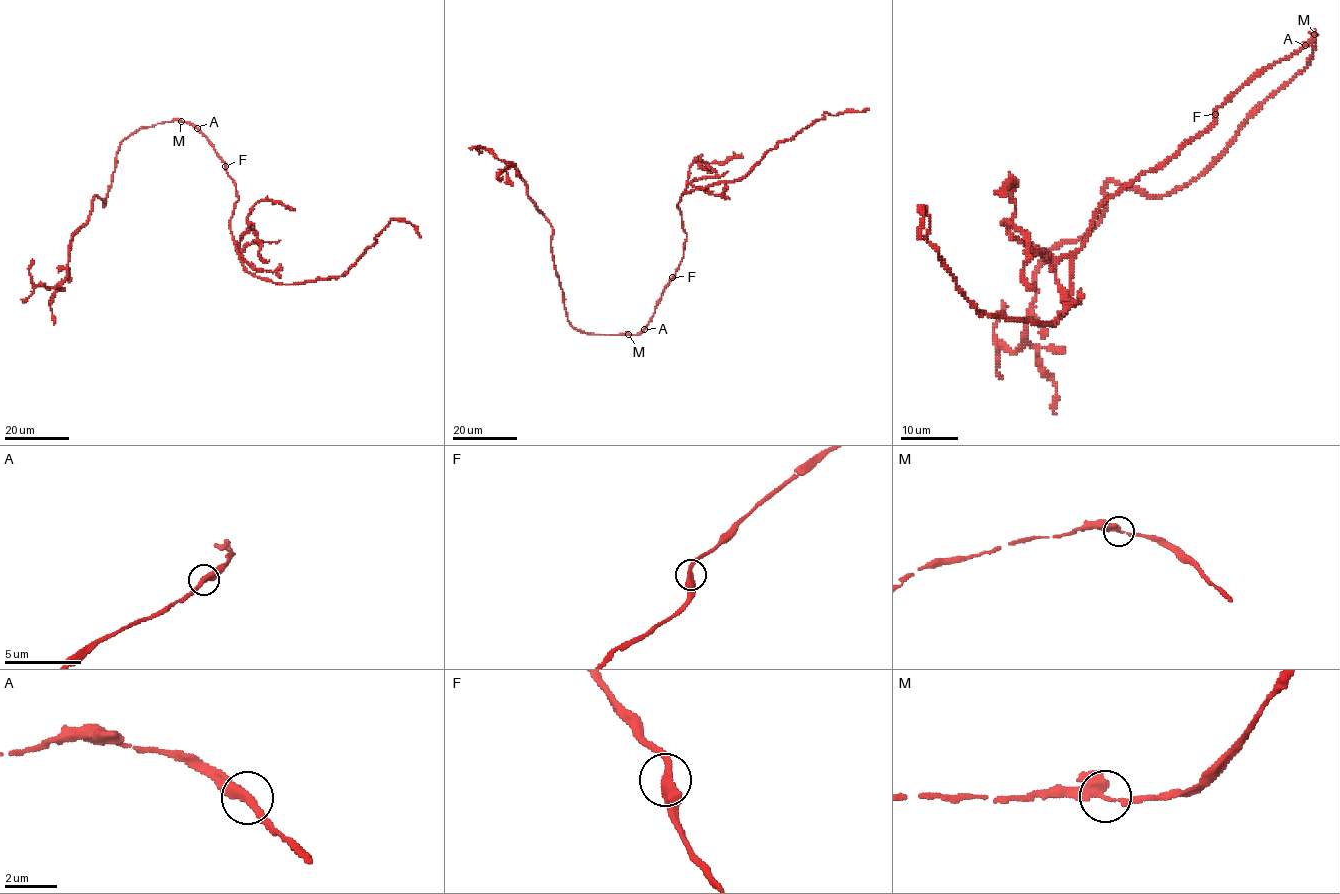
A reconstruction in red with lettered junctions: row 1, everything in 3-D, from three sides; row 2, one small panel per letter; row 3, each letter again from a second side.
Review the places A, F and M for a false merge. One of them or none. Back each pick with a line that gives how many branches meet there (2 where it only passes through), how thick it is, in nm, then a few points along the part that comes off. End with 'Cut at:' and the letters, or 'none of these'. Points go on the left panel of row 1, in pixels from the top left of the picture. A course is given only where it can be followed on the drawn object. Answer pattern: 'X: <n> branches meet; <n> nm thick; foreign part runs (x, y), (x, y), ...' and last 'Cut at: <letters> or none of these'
Cut at: none of these

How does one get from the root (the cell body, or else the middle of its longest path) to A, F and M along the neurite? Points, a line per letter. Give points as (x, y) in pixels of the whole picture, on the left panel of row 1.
A: (207, 139), (196, 127)
F: (207, 139), (225, 166)
M: (207, 139), (191, 124), (181, 121)

